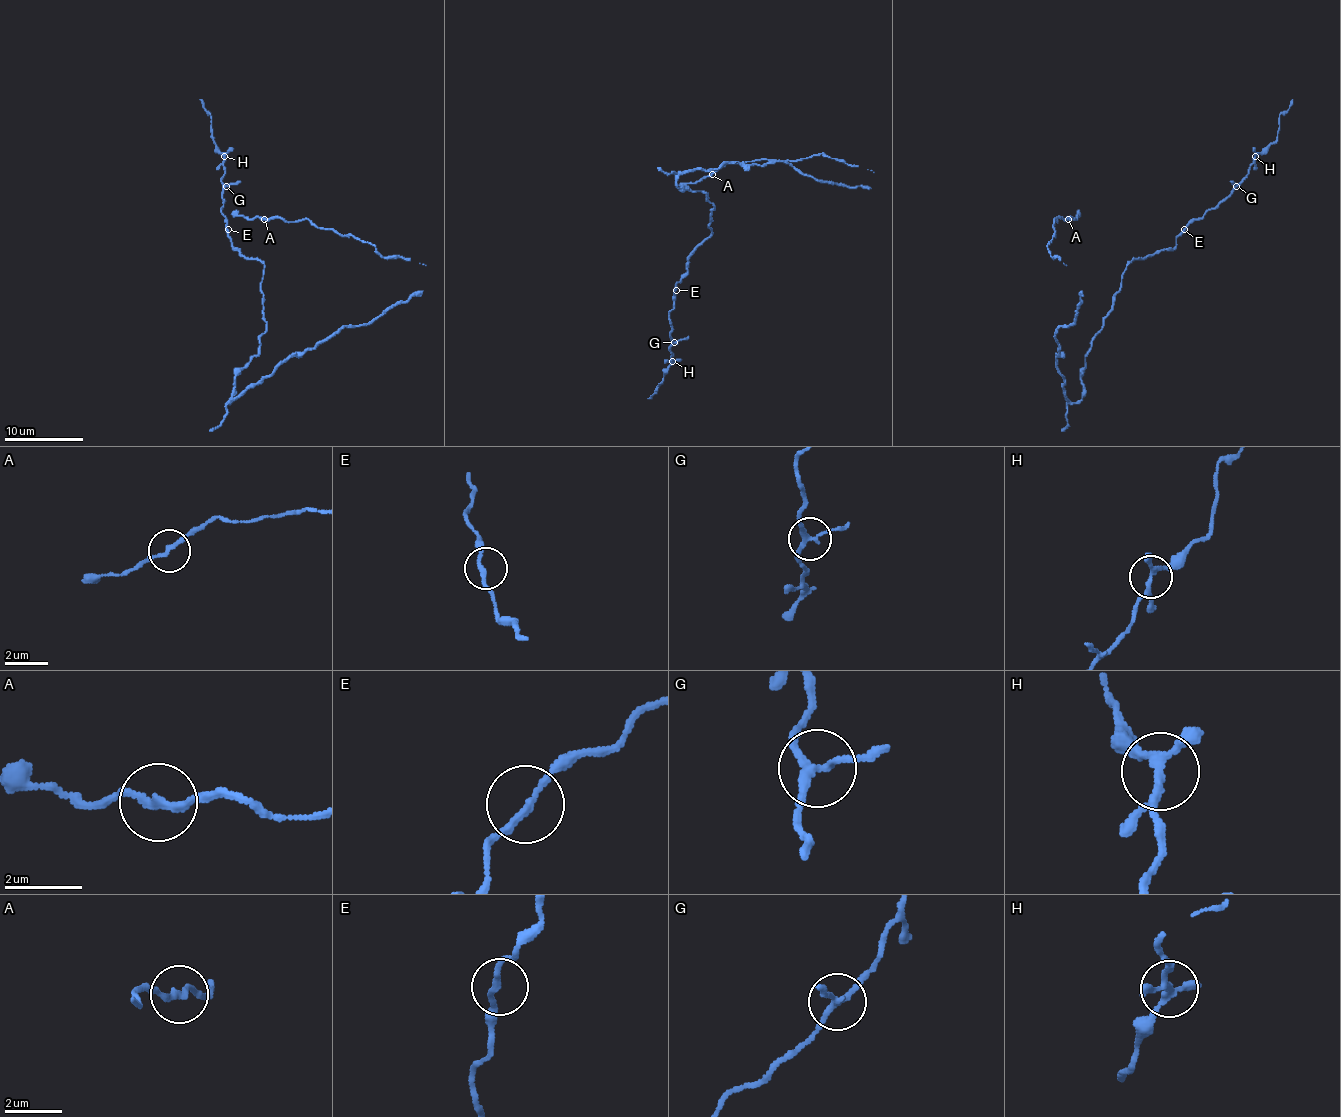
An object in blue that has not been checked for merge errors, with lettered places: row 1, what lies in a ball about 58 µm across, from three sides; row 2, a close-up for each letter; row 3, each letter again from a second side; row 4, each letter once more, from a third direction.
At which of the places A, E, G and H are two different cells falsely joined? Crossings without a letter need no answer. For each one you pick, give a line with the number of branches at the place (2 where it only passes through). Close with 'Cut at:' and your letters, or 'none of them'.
Cut at: none of them

